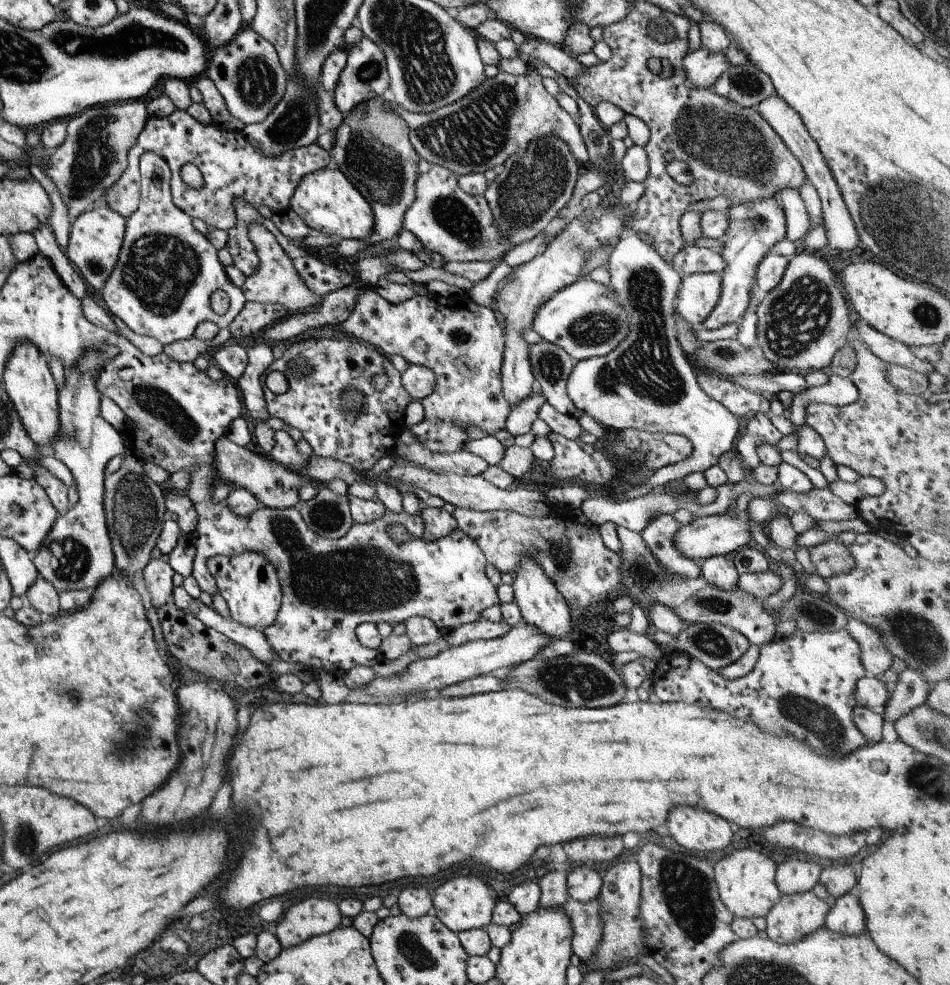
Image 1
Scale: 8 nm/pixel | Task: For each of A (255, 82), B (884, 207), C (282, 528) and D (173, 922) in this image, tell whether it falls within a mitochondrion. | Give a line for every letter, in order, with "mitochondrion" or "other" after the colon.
A: mitochondrion
B: mitochondrion
C: mitochondrion
D: other

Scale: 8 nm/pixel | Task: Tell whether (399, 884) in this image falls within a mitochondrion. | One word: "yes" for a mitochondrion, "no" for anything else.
no

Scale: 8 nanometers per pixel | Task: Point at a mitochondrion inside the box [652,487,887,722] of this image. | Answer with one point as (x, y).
(710, 643)

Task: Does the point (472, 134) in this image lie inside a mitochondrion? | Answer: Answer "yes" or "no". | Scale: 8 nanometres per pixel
yes

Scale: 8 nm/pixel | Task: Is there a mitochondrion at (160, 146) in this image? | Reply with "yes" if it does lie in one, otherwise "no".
no

